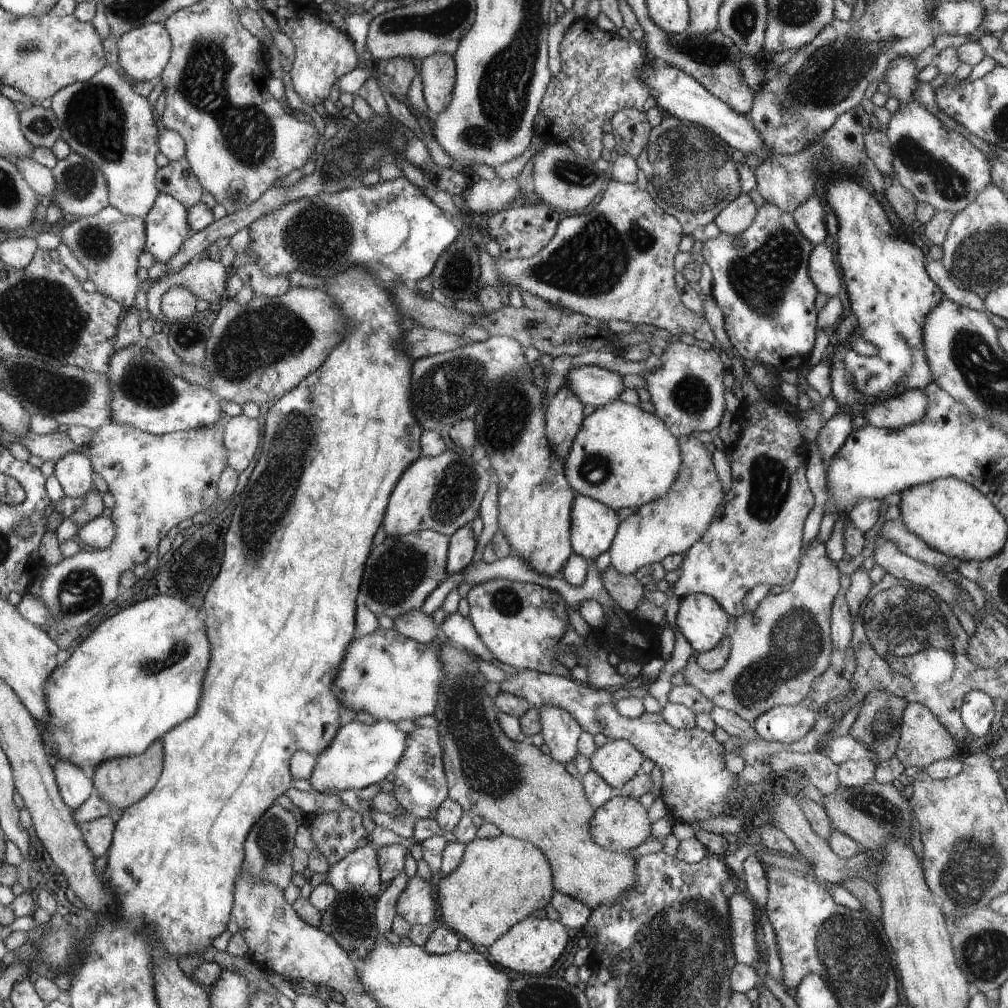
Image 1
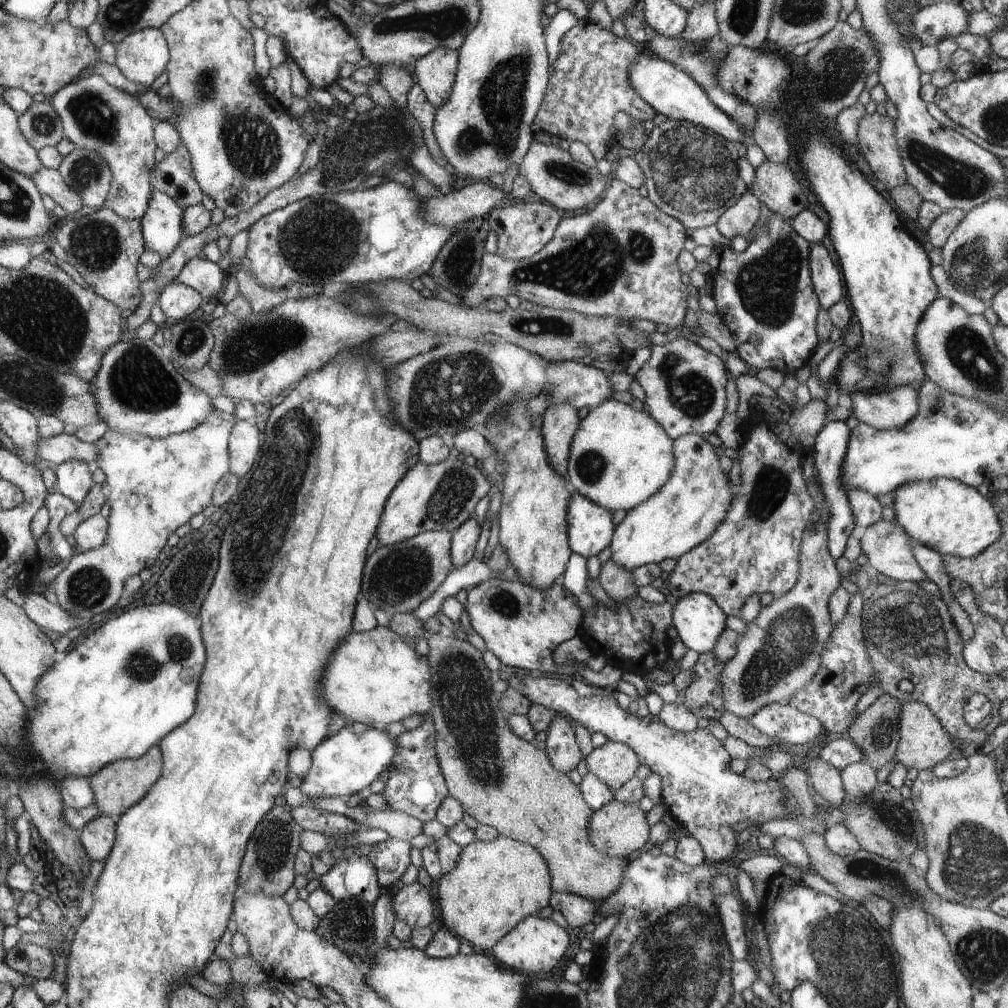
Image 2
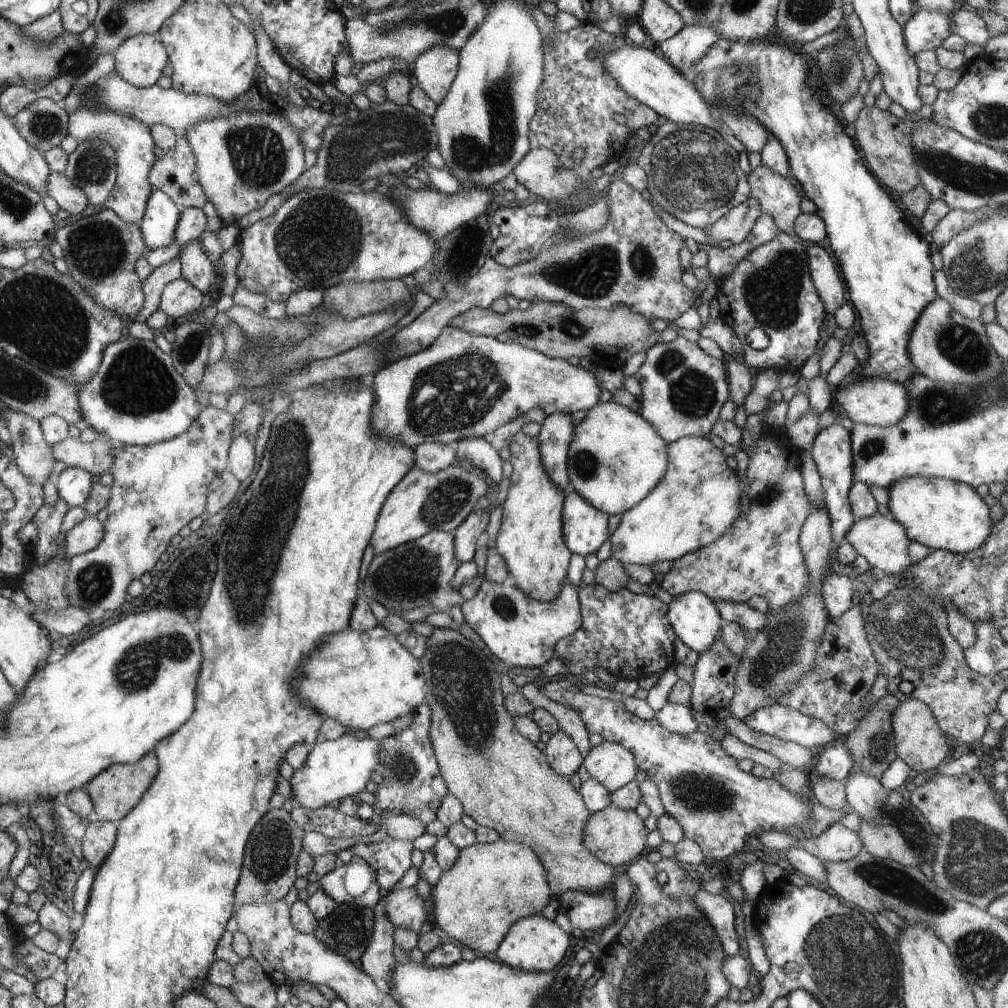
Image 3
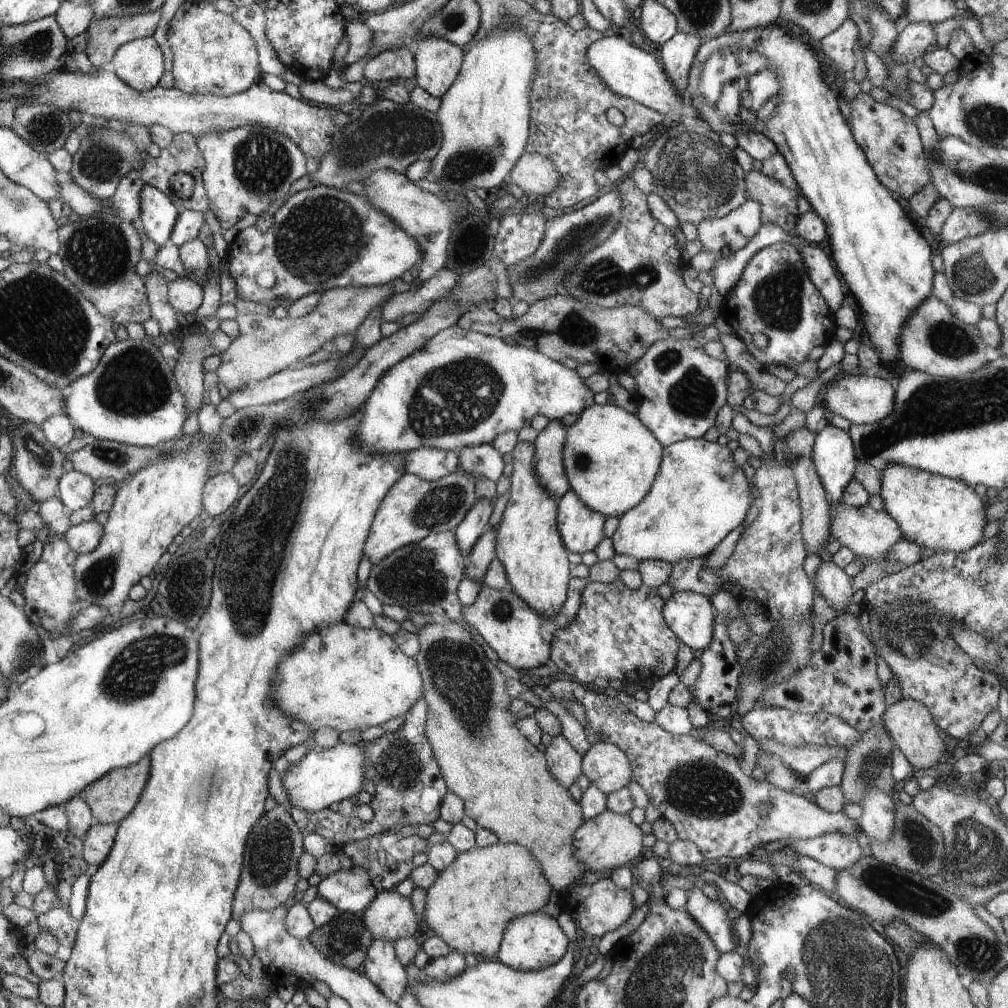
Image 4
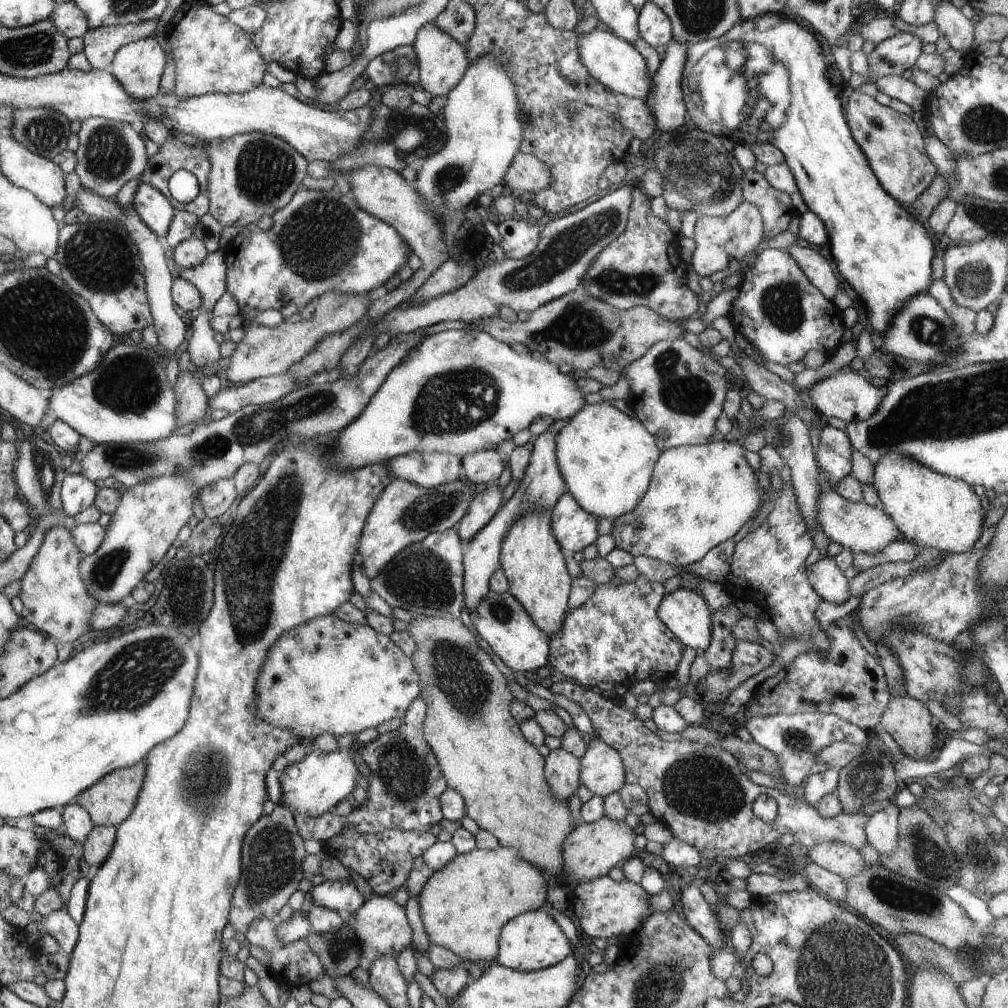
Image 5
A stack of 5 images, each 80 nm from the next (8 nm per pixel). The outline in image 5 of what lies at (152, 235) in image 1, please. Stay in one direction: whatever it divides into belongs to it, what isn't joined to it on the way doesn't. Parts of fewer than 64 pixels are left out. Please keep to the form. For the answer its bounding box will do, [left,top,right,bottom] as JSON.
[133,183,175,236]

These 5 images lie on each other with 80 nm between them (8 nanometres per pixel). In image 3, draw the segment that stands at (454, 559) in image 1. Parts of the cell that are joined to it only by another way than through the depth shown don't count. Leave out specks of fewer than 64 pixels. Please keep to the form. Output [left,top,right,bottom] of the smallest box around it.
[451,509,489,563]

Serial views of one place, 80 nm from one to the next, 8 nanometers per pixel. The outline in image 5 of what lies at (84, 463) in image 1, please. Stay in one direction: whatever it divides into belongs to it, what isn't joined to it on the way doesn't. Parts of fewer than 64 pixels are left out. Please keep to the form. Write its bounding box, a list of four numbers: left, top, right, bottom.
[61,474,97,517]

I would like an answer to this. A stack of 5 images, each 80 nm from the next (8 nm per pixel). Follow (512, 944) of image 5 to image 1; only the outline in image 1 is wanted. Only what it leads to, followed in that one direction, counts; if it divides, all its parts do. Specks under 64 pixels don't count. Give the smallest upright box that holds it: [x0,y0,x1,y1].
[487,916,570,975]

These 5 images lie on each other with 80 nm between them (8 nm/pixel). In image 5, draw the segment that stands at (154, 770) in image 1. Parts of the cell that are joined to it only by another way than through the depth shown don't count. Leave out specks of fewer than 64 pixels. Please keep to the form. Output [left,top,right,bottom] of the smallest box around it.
[75,759,148,827]

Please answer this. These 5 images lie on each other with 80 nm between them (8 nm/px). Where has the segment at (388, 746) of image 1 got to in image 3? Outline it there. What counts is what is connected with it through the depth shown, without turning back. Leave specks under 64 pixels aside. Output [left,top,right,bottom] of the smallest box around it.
[290,733,381,809]

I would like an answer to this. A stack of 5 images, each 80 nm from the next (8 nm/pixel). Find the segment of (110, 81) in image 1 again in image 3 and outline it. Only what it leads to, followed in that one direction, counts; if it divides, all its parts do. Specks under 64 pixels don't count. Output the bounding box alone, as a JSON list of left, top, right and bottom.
[67,100,158,224]

